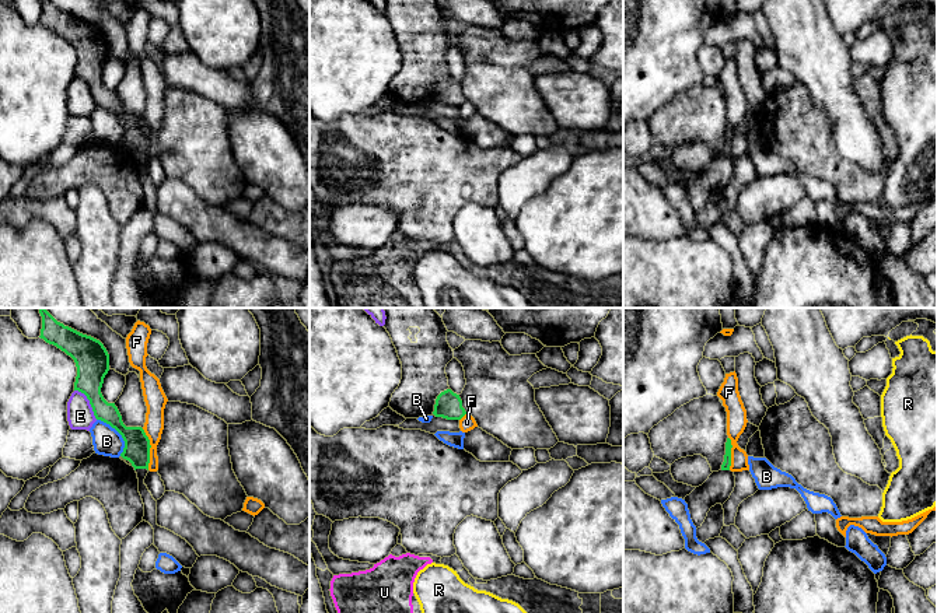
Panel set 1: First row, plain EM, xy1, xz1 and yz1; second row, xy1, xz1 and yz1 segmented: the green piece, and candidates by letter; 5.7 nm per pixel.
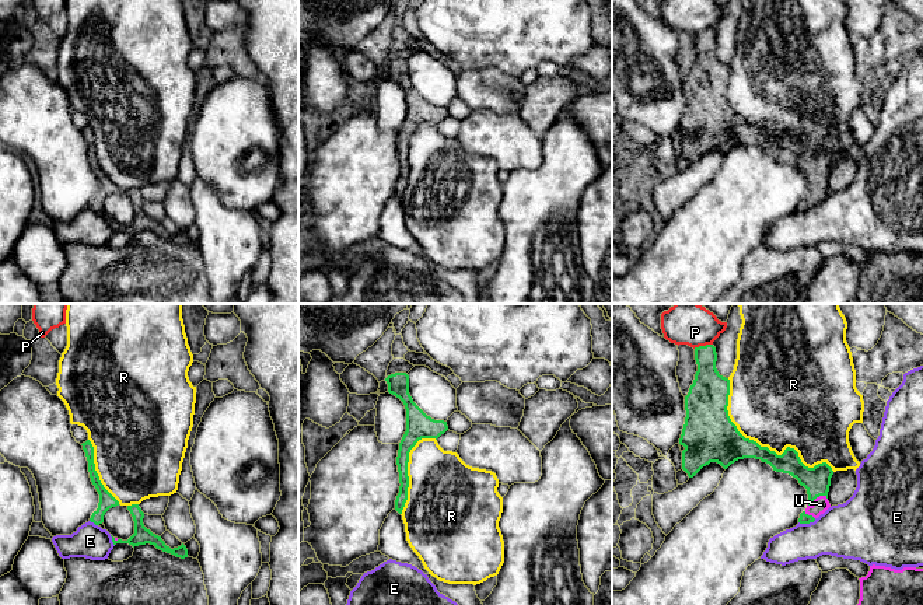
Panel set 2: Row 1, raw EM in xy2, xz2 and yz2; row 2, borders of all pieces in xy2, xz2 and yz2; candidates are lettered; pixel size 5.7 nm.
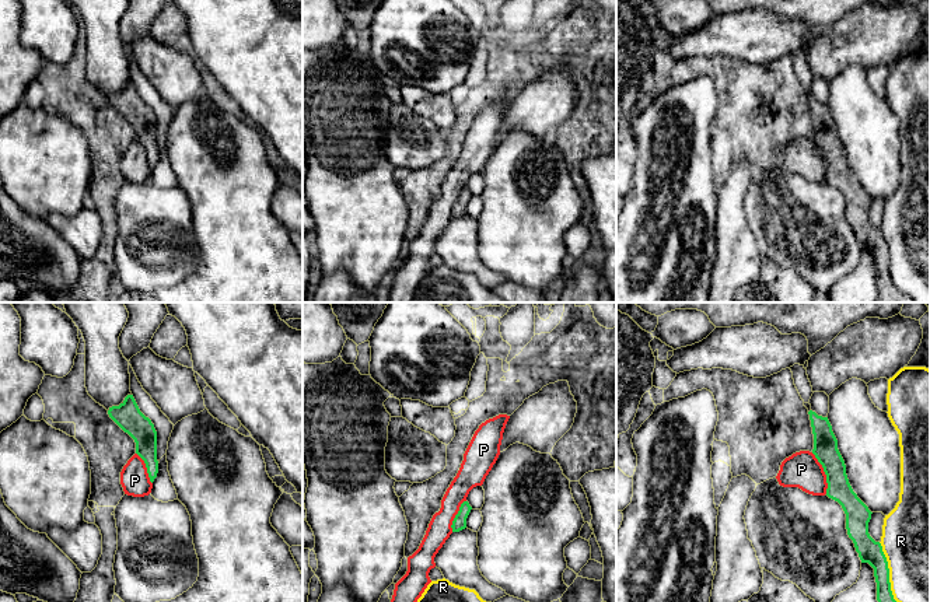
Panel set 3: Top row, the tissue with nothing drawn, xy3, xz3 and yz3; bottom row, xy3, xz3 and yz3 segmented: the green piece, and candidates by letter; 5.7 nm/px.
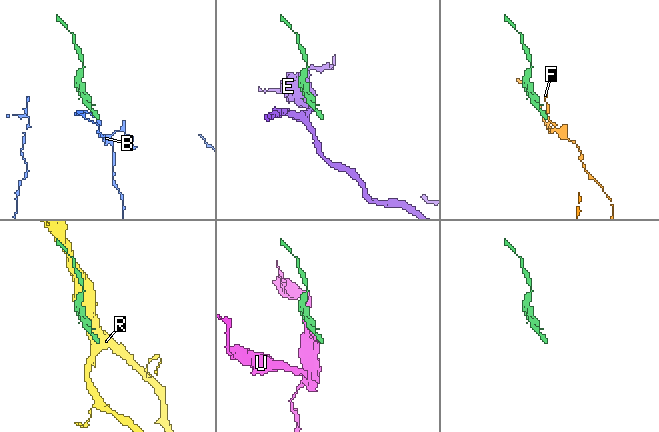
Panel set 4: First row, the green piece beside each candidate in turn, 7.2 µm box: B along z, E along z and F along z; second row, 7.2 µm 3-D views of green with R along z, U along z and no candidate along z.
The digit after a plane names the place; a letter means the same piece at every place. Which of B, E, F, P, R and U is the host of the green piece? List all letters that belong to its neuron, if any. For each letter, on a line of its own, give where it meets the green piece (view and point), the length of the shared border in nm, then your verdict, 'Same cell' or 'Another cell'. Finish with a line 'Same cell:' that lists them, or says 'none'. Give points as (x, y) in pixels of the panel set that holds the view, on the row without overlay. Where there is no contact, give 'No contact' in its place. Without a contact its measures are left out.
B: Touches green at xy1 (119, 119). Shared border 260 nm. Another cell
E: Touches green at xy1 (90, 88). Shared border 220 nm. Another cell
F: Touches green at xy1 (149, 136). Shared border 240 nm. Another cell
P: Touches green at yz3 (825, 160). Shared border 260 nm. Another cell
R: Touches green at yz2 (762, 133). Shared border 800 nm. Another cell
U: Touches green at yz2 (817, 182). Shared border 130 nm. Same cell
Same cell: U

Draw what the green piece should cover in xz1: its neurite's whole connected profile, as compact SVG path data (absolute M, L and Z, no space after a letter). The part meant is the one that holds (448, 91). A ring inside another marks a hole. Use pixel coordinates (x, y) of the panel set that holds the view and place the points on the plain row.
M447 76L437 83L433 101L447 106L461 106L466 98L459 81Z

